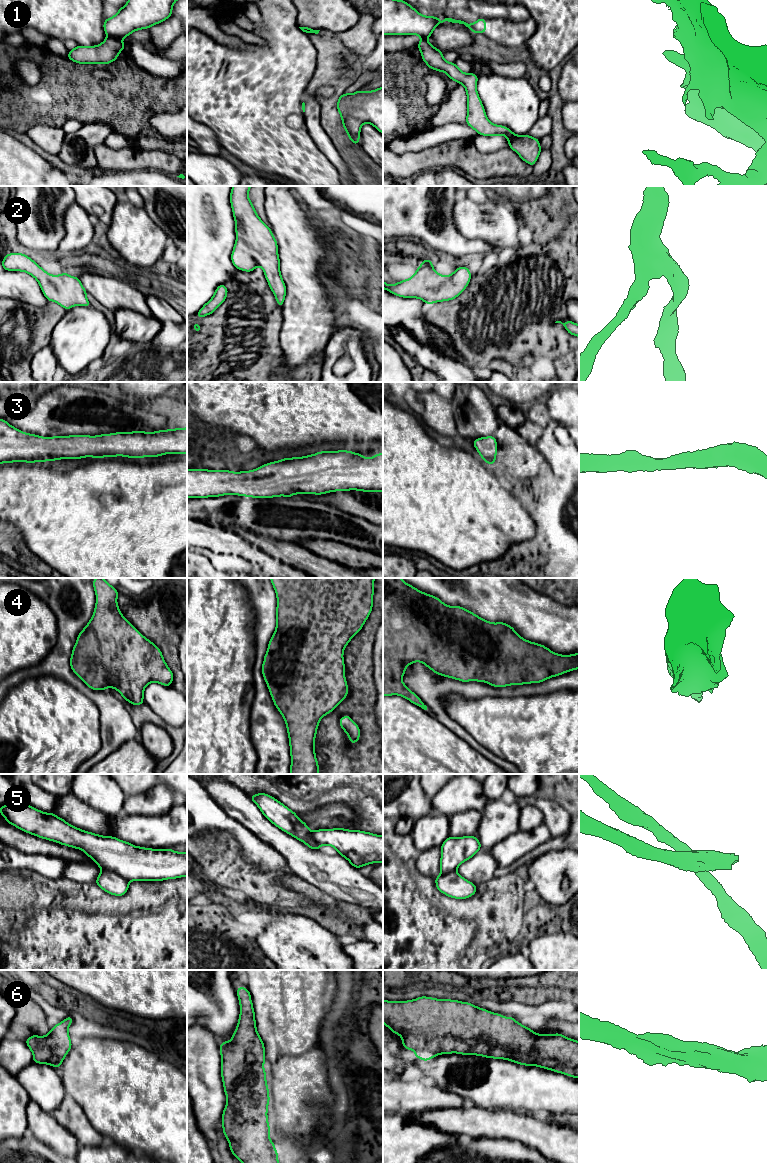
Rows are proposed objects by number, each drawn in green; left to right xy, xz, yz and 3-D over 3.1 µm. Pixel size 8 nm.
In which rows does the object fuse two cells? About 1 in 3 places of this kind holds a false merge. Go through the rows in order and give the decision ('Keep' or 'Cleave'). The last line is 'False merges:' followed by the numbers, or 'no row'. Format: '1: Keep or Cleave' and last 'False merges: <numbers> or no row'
1: Cleave
2: Keep
3: Keep
4: Keep
5: Cleave
6: Keep
False merges: 1, 5

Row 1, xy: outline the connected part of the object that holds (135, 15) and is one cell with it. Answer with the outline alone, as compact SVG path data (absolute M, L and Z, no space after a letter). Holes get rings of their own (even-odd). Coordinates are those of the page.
M128 0L113 17L104 20L104 31L107 37L124 39L134 31L148 29L173 15L172 8L176 1L177 0Z

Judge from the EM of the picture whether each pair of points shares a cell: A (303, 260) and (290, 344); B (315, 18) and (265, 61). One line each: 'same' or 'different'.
A: same
B: different

